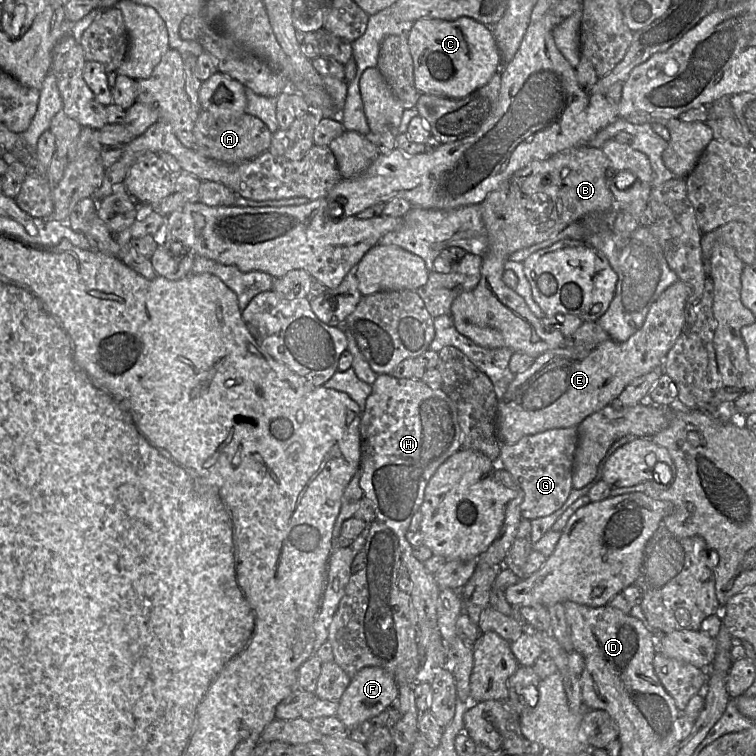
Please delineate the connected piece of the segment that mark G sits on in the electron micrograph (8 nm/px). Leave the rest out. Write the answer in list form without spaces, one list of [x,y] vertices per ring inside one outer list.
[[[569,427],[524,436],[515,444],[502,444],[497,464],[510,472],[524,492],[520,507],[523,519],[534,520],[548,516],[563,506],[573,489],[577,442],[577,427]]]

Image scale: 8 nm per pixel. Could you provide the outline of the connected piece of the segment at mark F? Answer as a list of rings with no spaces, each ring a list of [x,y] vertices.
[[[377,666],[364,667],[351,678],[335,716],[350,731],[394,706],[397,698],[392,674]]]

